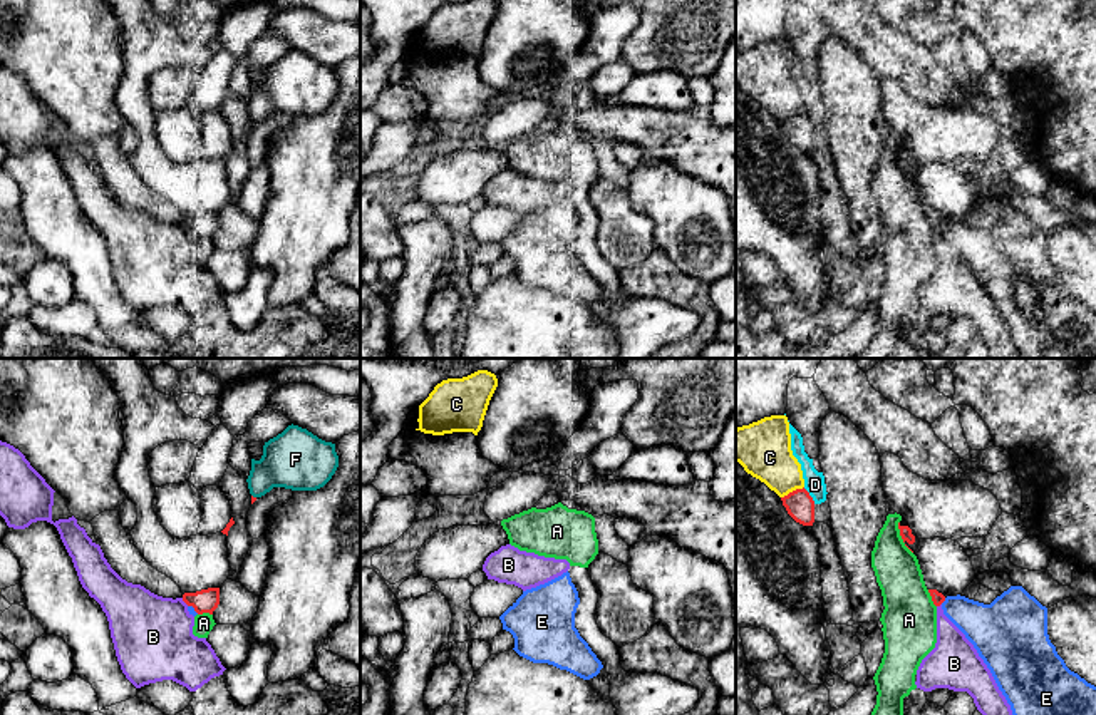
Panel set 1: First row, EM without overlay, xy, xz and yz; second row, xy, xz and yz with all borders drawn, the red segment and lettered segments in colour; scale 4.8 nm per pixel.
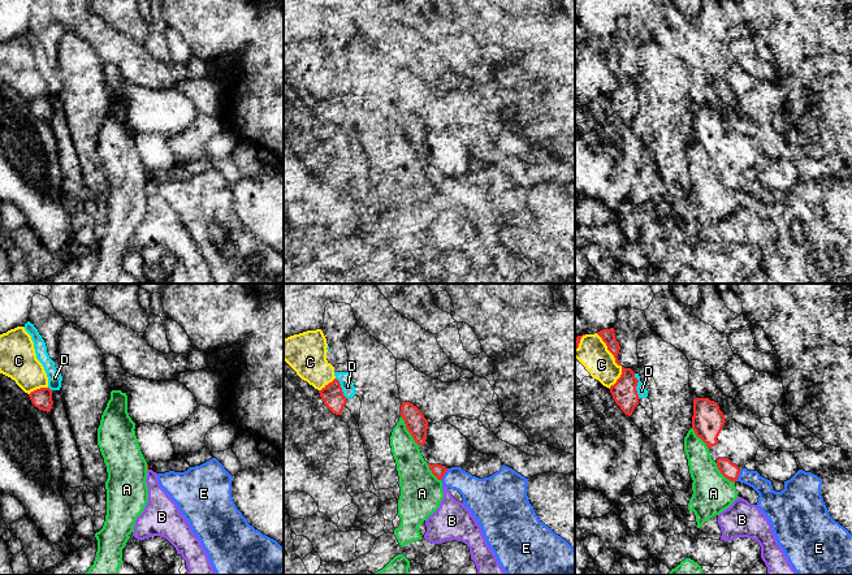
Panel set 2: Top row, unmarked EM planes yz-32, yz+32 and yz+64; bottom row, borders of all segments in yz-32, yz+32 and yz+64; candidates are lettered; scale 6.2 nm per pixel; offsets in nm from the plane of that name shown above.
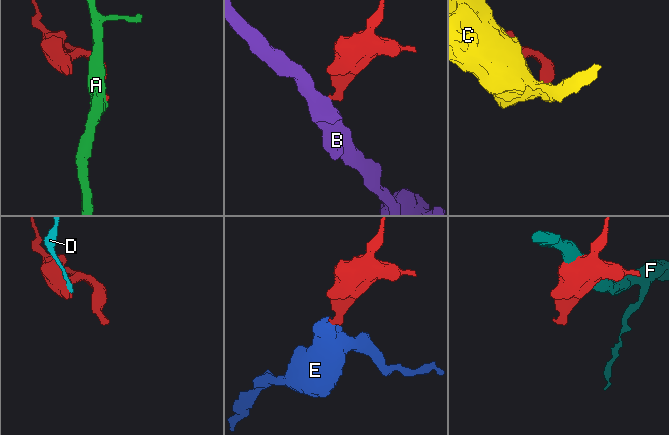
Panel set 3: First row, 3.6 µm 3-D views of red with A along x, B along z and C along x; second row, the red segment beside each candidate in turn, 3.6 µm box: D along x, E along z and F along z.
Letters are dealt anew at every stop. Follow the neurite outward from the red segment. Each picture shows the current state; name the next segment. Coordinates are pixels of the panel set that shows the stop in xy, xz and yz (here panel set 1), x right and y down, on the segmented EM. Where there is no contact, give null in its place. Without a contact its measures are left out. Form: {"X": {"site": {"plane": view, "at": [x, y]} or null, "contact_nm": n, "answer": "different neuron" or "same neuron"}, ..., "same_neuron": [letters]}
{"A": {"site": {"plane": "yz", "at": [902, 538]}, "contact_nm": 170, "answer": "different neuron"}, "B": {"site": {"plane": "xy", "at": [185, 601]}, "contact_nm": 50, "answer": "different neuron"}, "C": {"site": {"plane": "yz", "at": [793, 491]}, "contact_nm": 130, "answer": "different neuron"}, "D": {"site": {"plane": "yz", "at": [810, 496]}, "contact_nm": 100, "answer": "different neuron"}, "E": {"site": {"plane": "yz", "at": [942, 601]}, "contact_nm": 40, "answer": "same neuron"}, "F": {"site": {"plane": "xy", "at": [252, 496]}, "contact_nm": 30, "answer": "different neuron"}, "same_neuron": ["E"]}

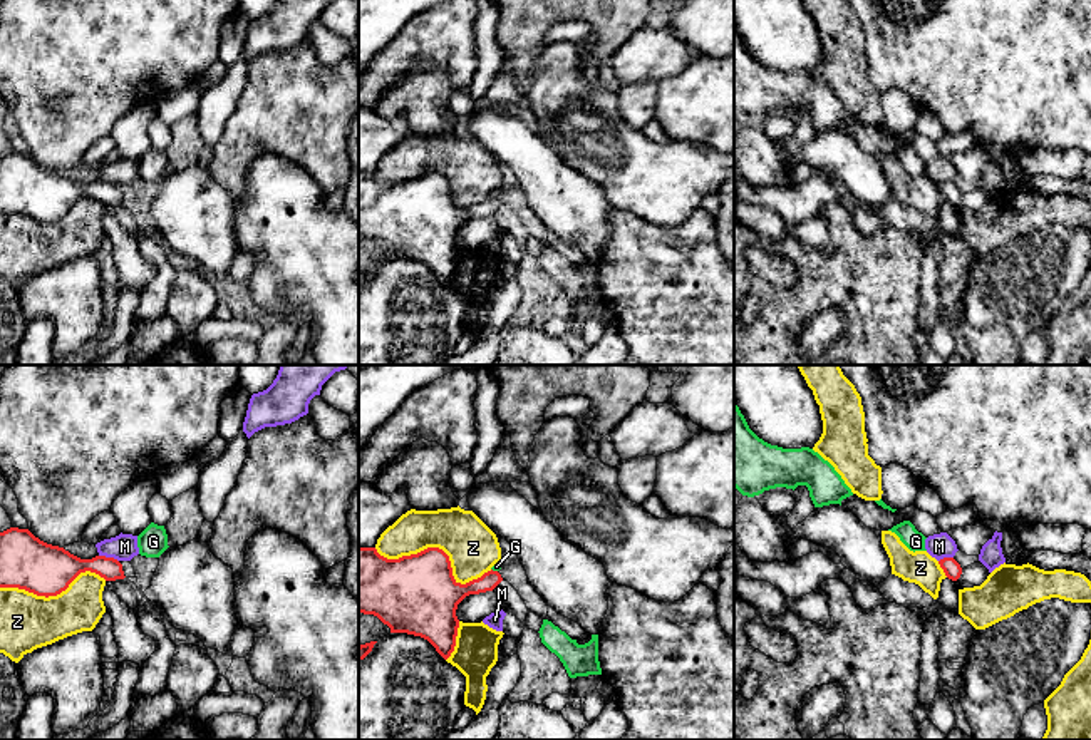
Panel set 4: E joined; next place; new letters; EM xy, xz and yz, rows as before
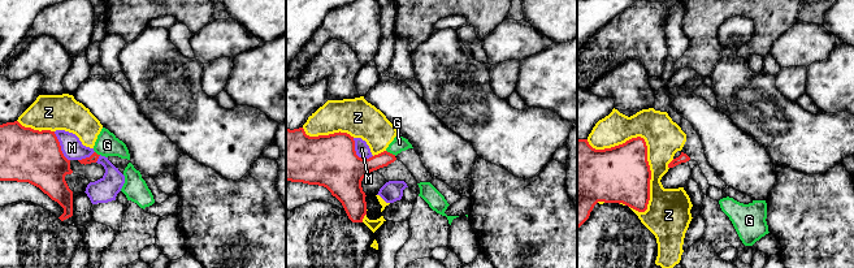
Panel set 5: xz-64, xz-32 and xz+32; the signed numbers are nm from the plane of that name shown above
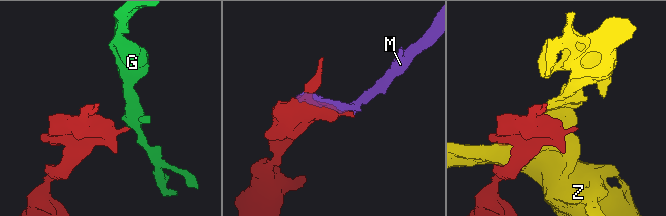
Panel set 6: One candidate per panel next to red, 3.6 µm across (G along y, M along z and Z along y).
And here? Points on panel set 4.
{"G": {"site": {"plane": "xz", "at": [495, 571]}, "contact_nm": 40, "answer": "different neuron"}, "M": {"site": {"plane": "xy", "at": [109, 558]}, "contact_nm": 100, "answer": "different neuron"}, "Z": {"site": {"plane": "xz", "at": [441, 549]}, "contact_nm": 600, "answer": "different neuron"}, "same_neuron": []}

